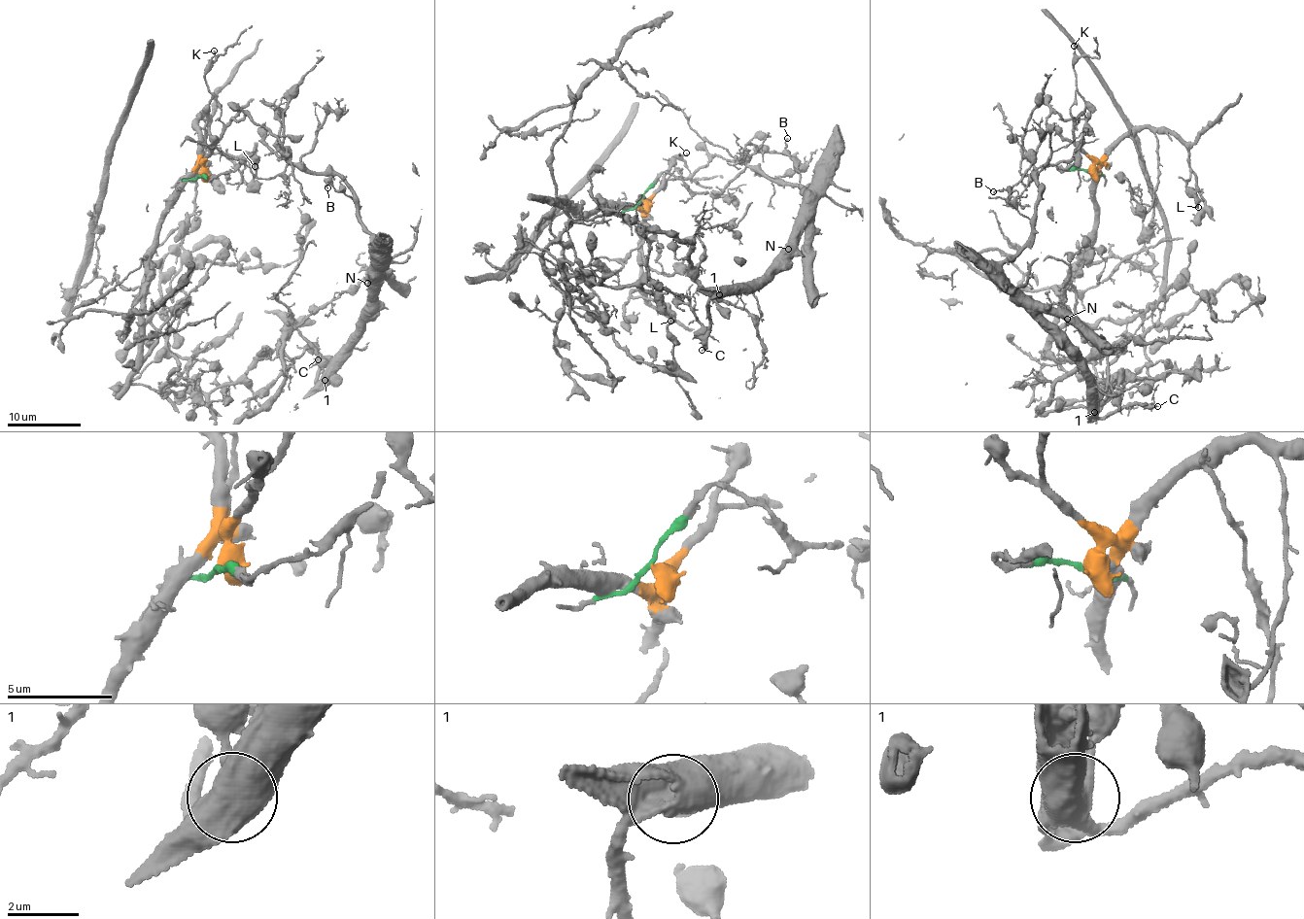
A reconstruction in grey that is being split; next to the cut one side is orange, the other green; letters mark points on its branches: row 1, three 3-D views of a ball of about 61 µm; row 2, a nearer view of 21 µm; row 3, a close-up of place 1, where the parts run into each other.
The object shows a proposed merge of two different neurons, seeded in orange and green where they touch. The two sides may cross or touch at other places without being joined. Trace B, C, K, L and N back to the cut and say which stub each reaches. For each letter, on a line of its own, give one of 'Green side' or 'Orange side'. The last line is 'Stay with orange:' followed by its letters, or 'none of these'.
B: Green side
C: Green side
K: Orange side
L: Orange side
N: Green side
Stay with orange: K, L

